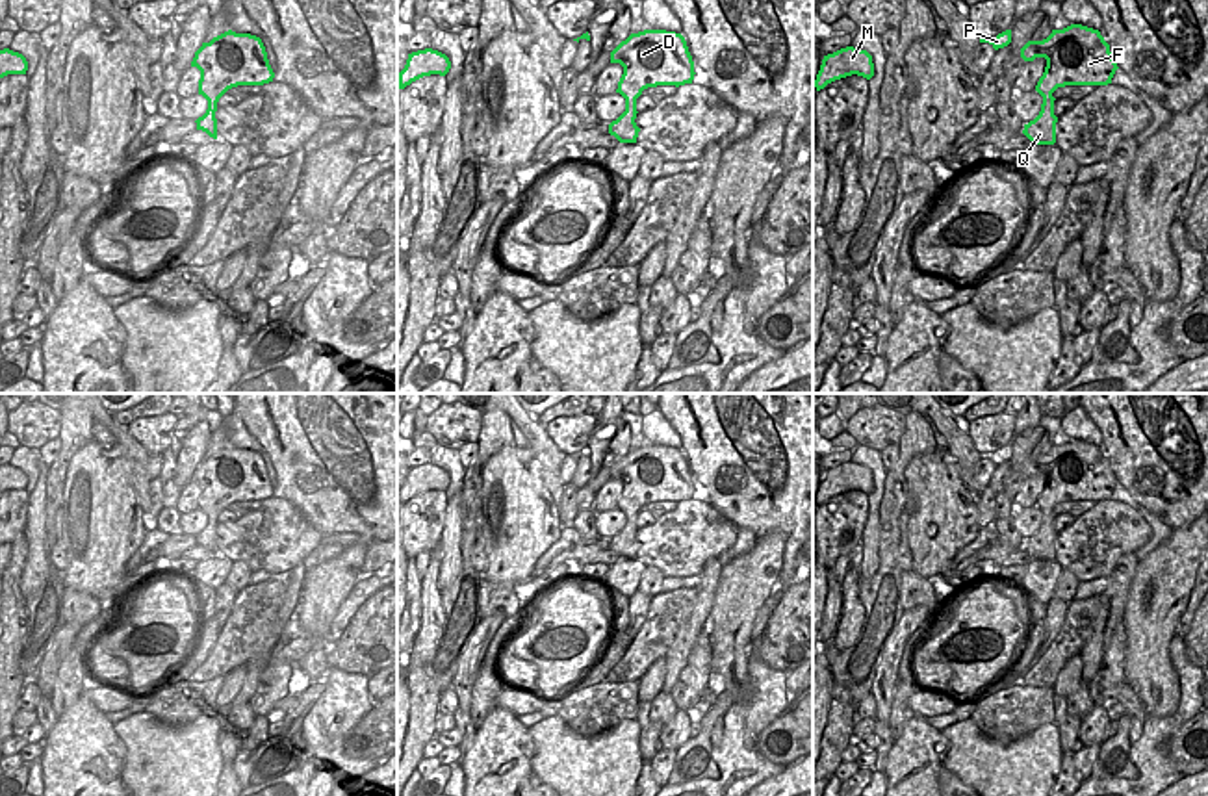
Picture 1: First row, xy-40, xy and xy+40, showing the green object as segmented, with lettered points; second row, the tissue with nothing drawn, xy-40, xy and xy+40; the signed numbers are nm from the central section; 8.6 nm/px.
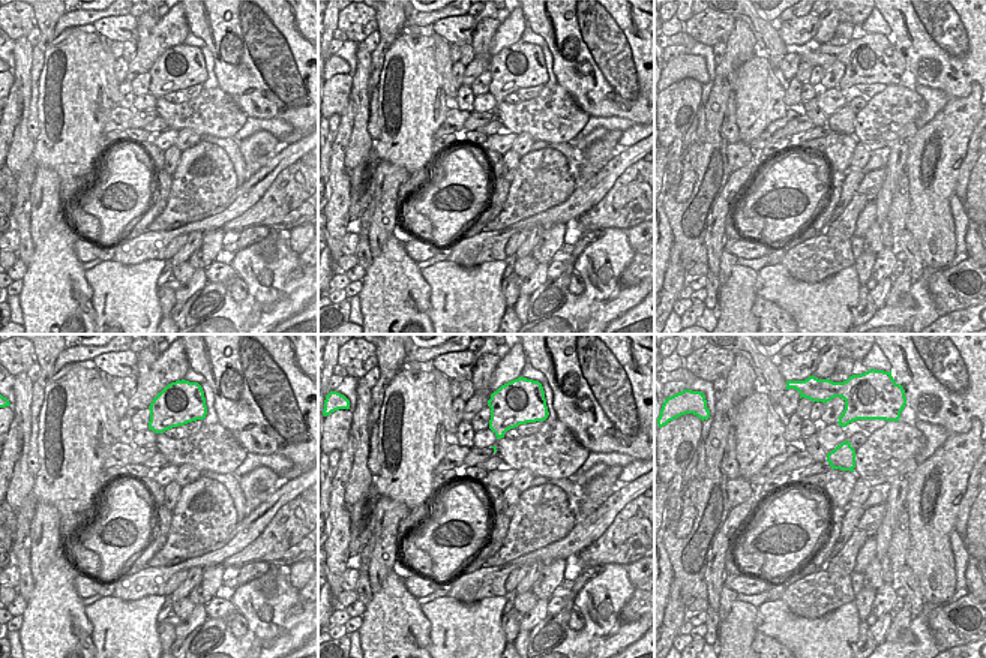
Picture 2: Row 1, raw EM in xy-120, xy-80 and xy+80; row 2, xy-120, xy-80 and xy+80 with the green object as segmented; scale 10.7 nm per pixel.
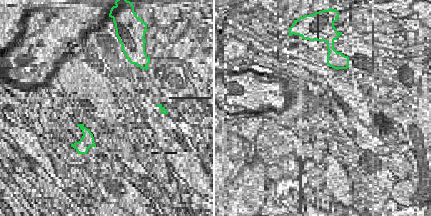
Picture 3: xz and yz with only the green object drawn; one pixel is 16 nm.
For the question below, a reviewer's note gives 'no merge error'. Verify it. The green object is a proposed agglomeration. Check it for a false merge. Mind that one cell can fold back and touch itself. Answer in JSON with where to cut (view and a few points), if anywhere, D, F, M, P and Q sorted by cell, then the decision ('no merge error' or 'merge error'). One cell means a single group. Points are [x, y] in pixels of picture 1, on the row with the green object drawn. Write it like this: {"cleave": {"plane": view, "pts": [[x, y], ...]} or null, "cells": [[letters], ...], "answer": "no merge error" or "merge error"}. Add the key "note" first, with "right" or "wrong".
{"note": "right", "cleave": null, "cells": [["D", "F", "M", "P", "Q"]], "answer": "no merge error"}

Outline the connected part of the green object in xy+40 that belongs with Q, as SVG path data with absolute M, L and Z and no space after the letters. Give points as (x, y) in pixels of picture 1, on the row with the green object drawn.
M1071 24L1063 30L1052 30L1043 41L1028 41L1021 48L1024 61L1045 58L1047 67L1035 91L1043 96L1039 115L1024 124L1022 134L1035 145L1056 143L1054 96L1058 87L1065 85L1108 85L1119 69L1110 45L1099 30Z

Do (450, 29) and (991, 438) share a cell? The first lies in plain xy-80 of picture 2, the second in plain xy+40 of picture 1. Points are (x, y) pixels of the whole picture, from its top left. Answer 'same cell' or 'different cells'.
same cell

